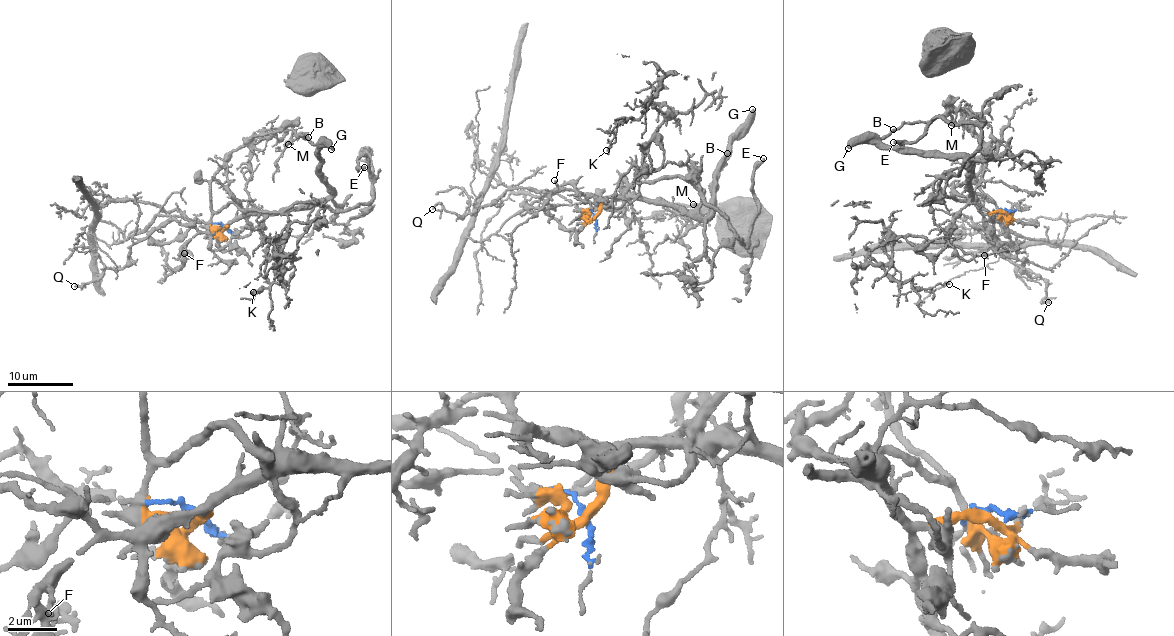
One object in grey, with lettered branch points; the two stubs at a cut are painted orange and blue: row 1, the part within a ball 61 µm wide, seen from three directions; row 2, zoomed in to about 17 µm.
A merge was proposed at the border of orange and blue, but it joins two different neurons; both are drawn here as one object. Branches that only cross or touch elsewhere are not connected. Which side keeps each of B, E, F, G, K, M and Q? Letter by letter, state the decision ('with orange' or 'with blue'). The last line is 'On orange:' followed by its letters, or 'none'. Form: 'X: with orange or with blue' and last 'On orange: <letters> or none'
B: with orange
E: with orange
F: with orange
G: with orange
K: with orange
M: with orange
Q: with orange
On orange: B, E, F, G, K, M, Q

